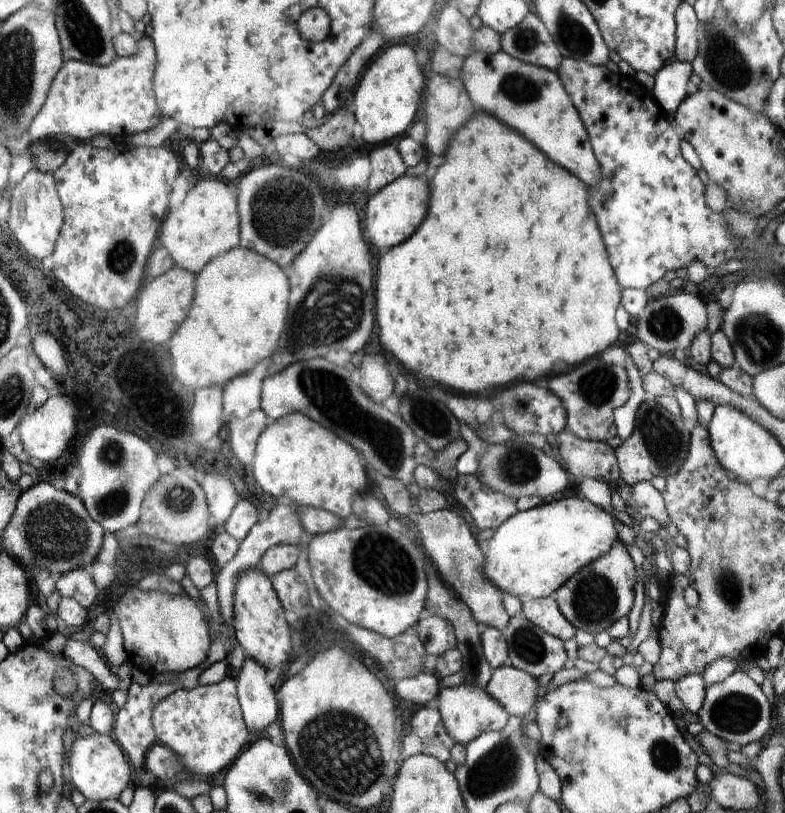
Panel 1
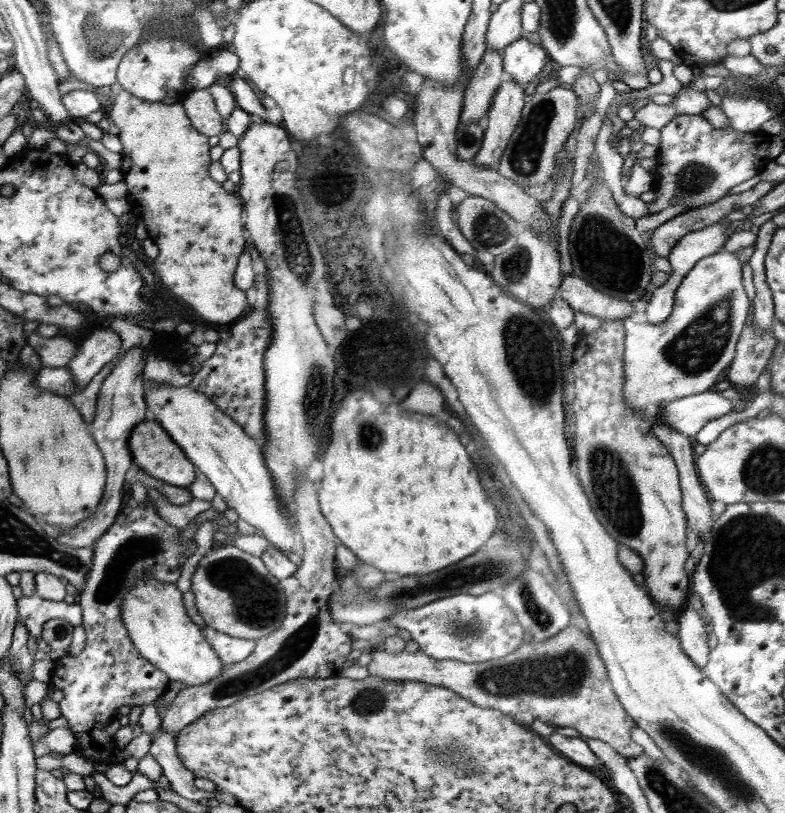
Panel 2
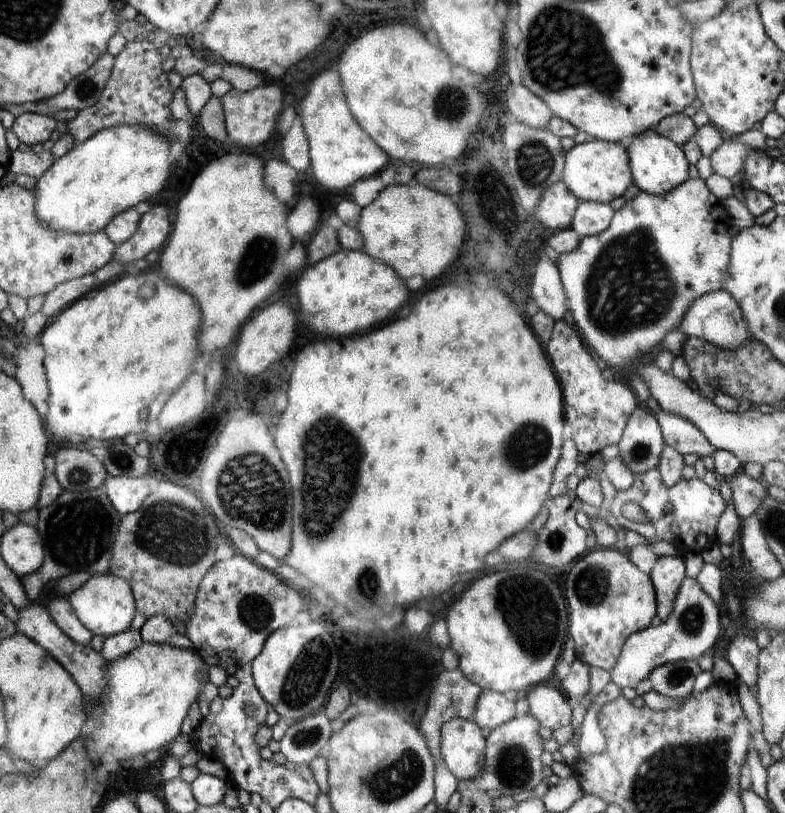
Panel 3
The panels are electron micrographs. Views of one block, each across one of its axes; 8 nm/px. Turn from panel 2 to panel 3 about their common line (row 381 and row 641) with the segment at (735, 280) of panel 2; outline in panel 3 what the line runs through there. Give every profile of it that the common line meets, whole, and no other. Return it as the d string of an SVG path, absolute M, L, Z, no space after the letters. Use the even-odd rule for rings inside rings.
M687 577L679 587L672 613L664 622L632 634L625 641L620 657L610 671L611 682L620 689L634 689L639 682L648 679L657 667L679 661L696 661L711 653L720 638L720 620L716 604L702 591L696 580Z

